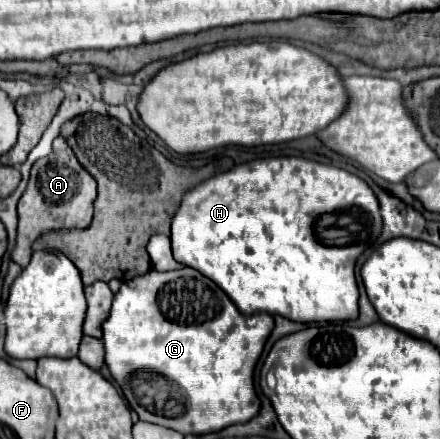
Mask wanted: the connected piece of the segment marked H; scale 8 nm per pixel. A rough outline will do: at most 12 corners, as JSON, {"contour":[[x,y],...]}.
{"contour":[[296,156],[188,190],[176,262],[242,314],[358,318],[370,186]]}

